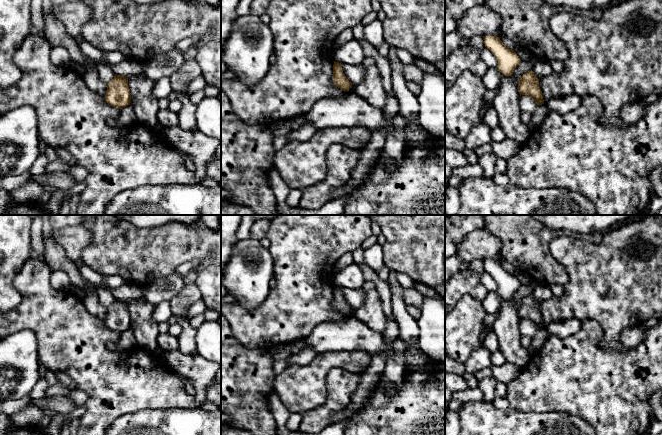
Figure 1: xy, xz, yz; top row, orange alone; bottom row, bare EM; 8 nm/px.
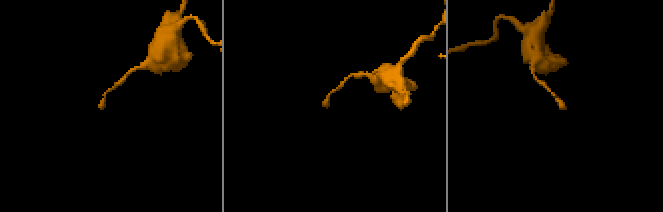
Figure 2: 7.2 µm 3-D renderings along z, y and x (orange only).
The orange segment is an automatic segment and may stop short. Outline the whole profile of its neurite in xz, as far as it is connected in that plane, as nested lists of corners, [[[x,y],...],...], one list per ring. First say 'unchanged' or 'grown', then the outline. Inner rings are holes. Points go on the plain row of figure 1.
unchanged; [[[334,285],[333,288],[333,307],[343,315],[349,315],[352,307],[348,305],[342,294],[342,288]]]

